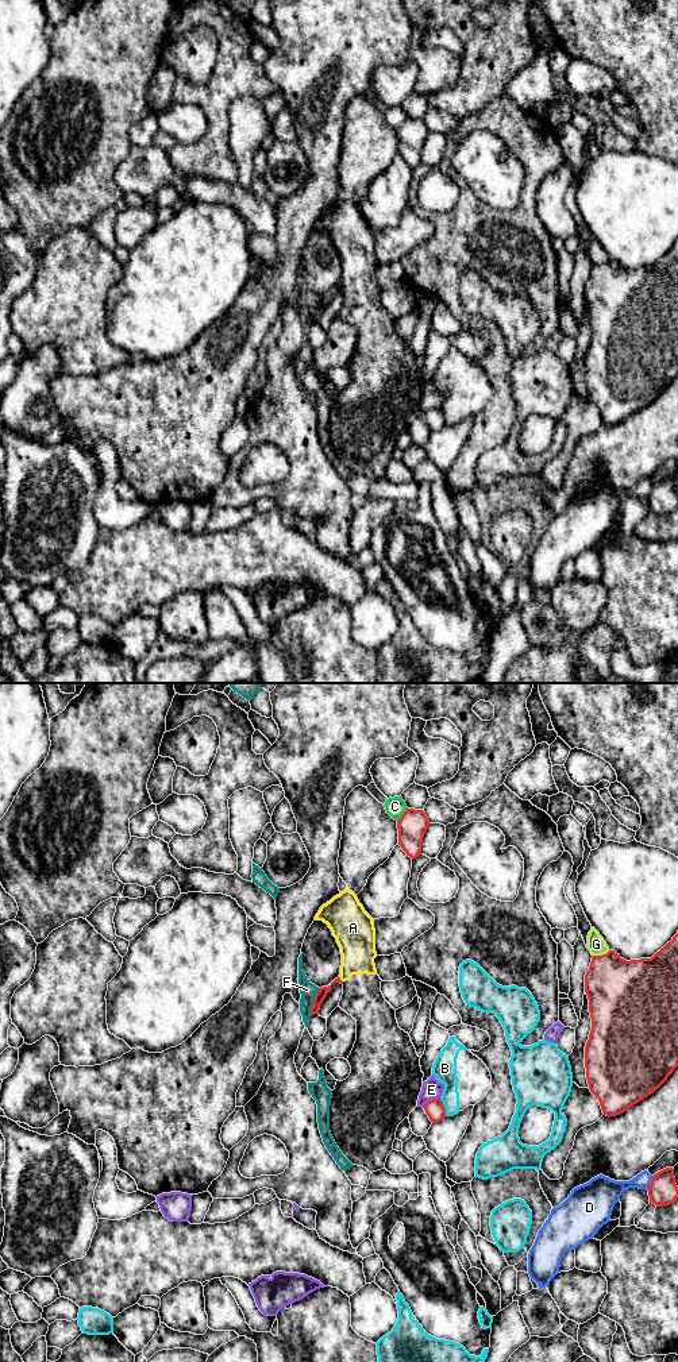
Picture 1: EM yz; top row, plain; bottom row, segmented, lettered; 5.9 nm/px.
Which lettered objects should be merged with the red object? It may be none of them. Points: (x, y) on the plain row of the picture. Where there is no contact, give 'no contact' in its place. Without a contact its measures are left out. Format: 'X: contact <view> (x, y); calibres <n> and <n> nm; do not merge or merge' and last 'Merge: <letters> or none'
A: contact yz (339, 288); calibres 60 and 220 nm; do not merge
B: contact yz (443, 416); calibres 120 and 140 nm; do not merge
C: contact yz (403, 123); calibres 170 and 110 nm; do not merge
D: contact yz (651, 492); calibres 170 and 130 nm; do not merge
E: contact yz (430, 409); calibres 120 and 120 nm; do not merge
F: contact yz (314, 311); calibres 60 and 90 nm; do not merge
G: contact yz (603, 263); calibres 400 and 110 nm; do not merge
Merge: none

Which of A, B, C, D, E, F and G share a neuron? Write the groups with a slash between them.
A / B / C / D / E / F / G

